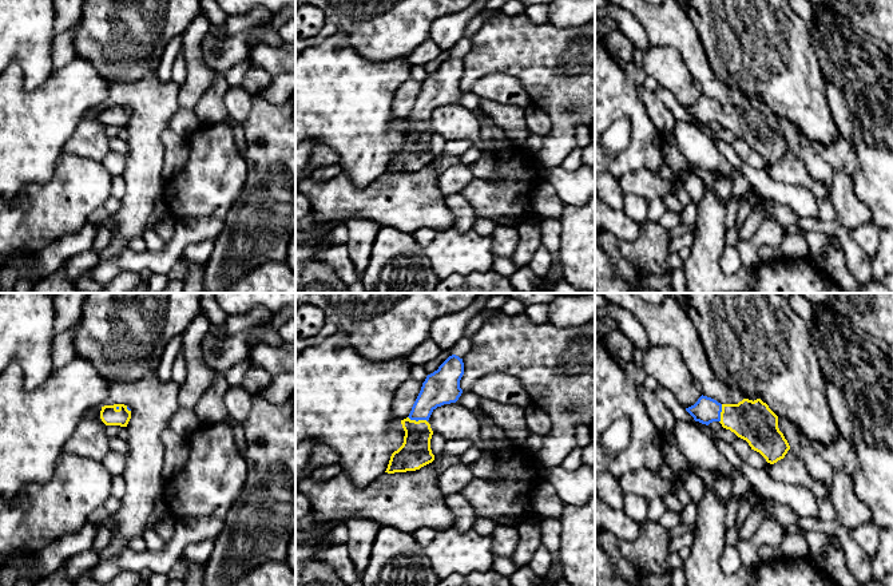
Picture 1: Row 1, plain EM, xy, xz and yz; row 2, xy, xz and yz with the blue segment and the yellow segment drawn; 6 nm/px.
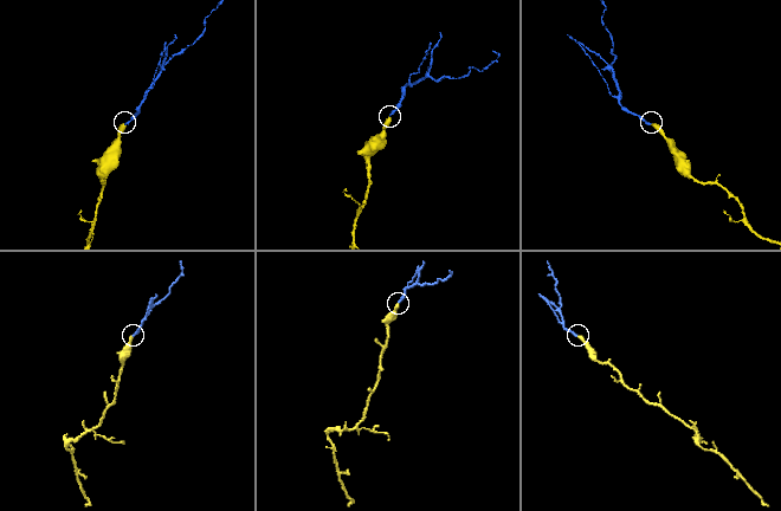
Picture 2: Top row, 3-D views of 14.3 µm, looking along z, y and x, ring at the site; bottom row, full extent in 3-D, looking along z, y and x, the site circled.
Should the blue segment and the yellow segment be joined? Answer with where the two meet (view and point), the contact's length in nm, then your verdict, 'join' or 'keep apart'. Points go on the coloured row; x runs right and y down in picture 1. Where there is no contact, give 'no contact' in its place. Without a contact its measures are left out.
meets blue in xz at (417, 420); contact 120 nm long; join

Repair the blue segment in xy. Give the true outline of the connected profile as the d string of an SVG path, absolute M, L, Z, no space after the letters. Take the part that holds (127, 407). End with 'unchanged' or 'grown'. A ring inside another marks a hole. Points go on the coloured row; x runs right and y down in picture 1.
M124 404L104 405L100 411L100 419L106 425L127 427L131 409Z | grown

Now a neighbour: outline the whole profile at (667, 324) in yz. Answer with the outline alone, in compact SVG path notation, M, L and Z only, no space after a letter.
M599 293L610 304L628 310L644 326L655 347L674 347L682 356L703 396L721 404L738 404L745 399L738 388L722 383L709 365L698 330L687 312L668 294L660 304L646 302L632 293Z

